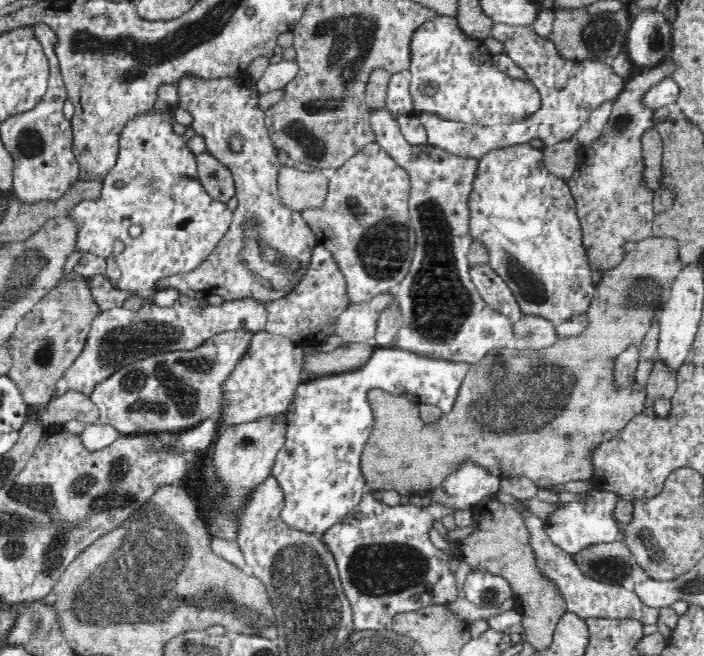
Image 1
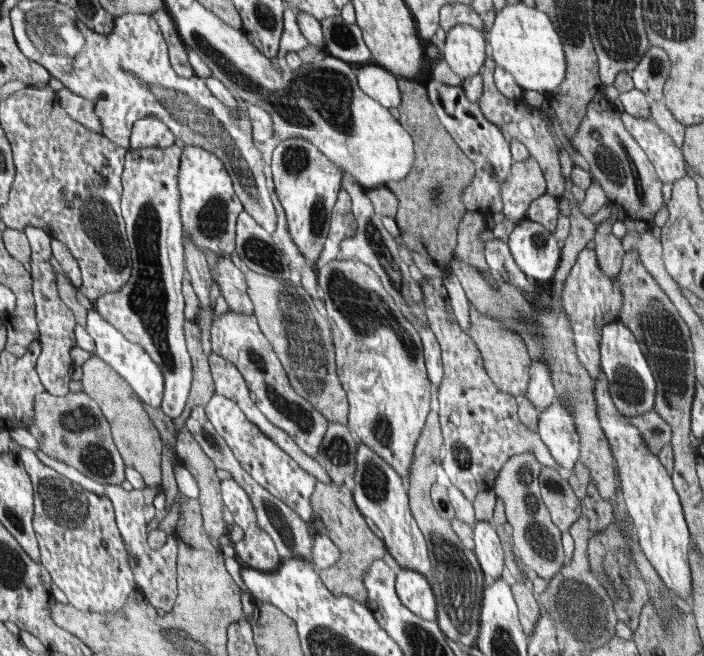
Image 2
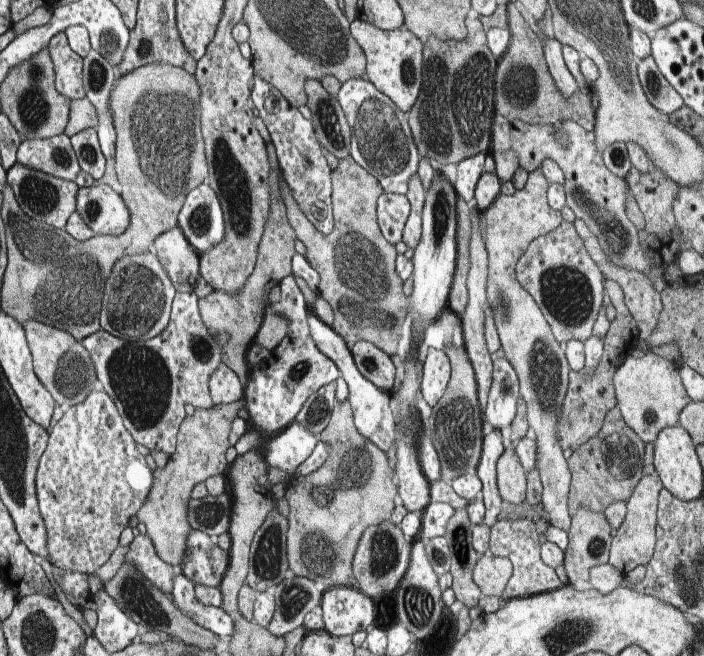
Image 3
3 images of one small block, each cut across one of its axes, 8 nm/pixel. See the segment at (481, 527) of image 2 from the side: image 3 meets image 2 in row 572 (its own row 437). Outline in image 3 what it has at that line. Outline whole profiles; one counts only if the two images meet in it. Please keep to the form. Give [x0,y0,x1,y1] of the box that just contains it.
[477,421,505,528]

